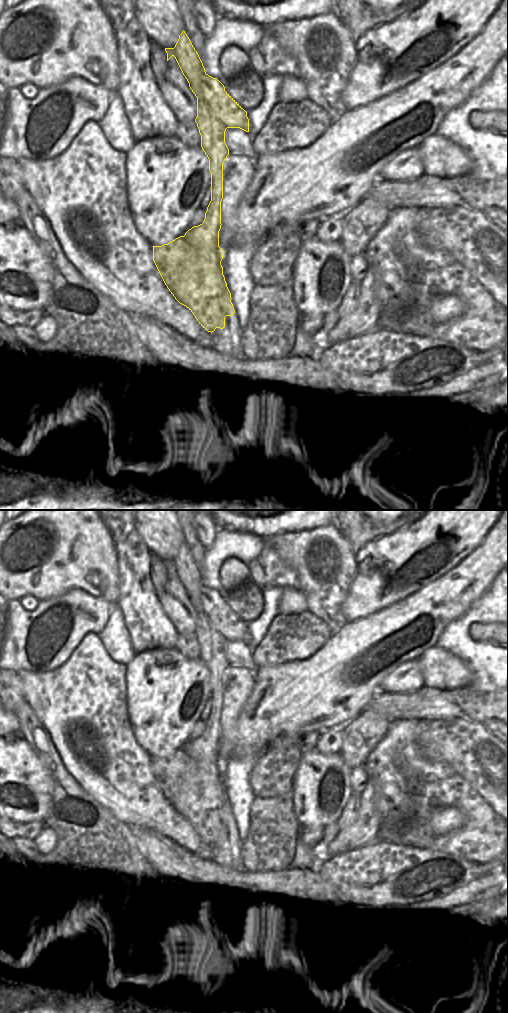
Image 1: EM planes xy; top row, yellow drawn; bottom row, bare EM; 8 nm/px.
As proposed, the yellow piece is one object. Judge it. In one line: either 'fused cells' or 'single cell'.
fused cells

